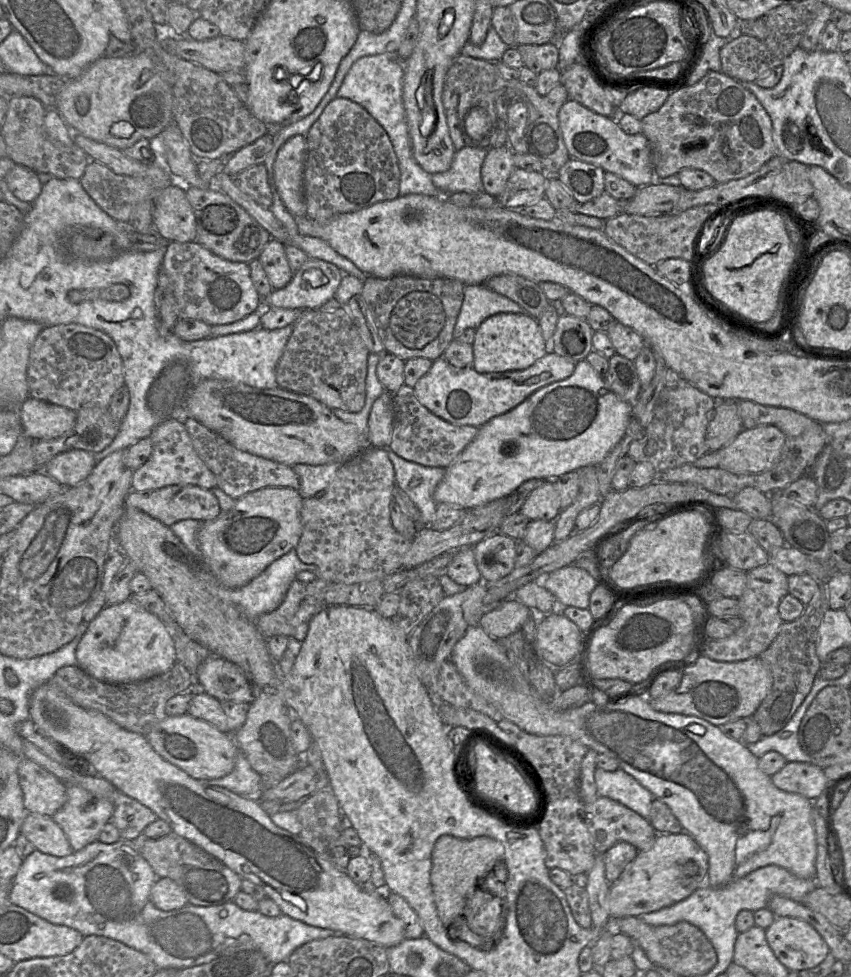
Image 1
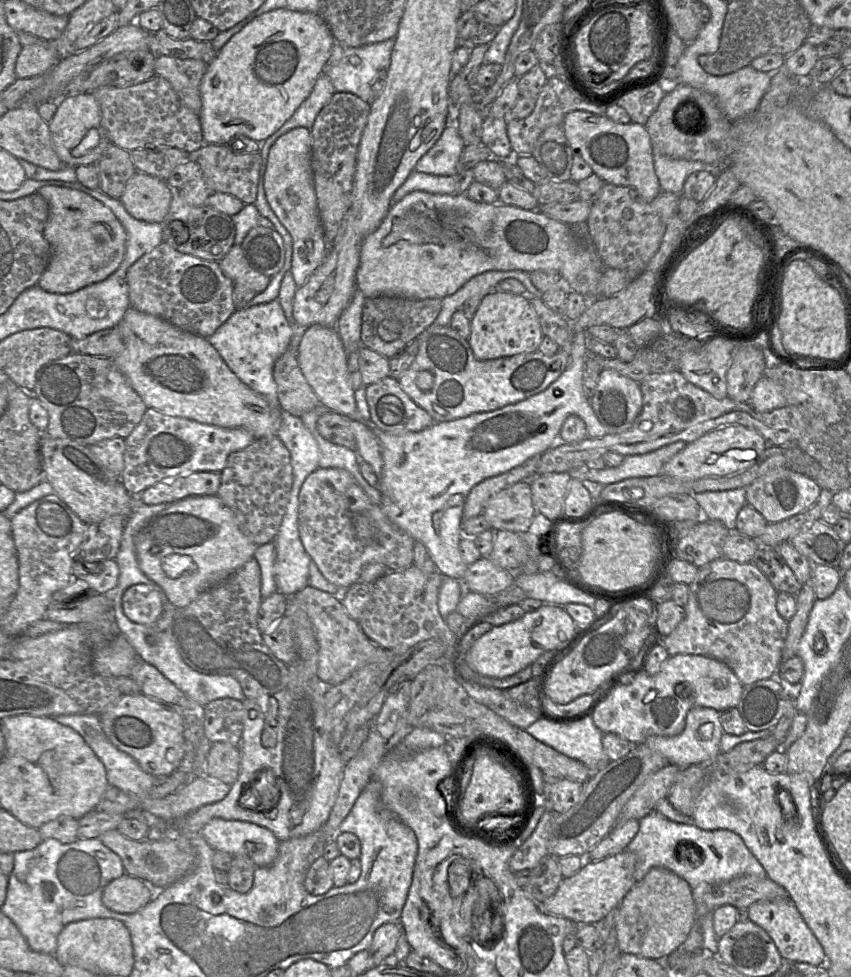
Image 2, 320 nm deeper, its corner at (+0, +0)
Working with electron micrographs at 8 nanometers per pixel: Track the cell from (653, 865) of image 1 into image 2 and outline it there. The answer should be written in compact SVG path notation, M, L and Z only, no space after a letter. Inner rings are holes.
M626 849L616 855L611 855L599 861L585 859L581 869L574 876L570 878L564 878L560 883L556 893L546 899L543 903L538 903L538 907L545 914L569 919L576 925L587 925L601 921L613 909L618 908L626 894L634 886L636 862L636 856Z

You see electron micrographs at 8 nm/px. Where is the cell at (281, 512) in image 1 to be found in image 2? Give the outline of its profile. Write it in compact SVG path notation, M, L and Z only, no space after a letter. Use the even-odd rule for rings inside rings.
M217 494L187 497L169 504L144 523L134 537L134 543L141 571L163 590L168 600L177 608L188 606L202 592L226 580L254 558L258 547L242 532L233 512Z

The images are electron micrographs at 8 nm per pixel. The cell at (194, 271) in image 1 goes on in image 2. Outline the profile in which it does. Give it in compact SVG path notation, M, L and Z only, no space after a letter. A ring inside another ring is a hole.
M165 242L127 270L126 282L131 307L205 339L236 311L234 282L223 274L217 261L181 253Z

